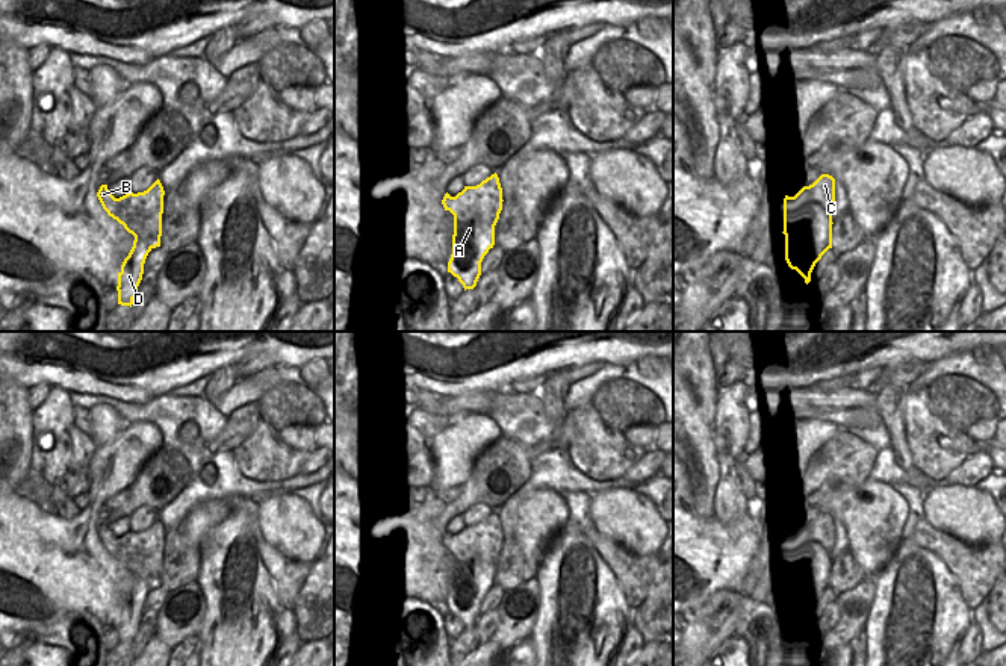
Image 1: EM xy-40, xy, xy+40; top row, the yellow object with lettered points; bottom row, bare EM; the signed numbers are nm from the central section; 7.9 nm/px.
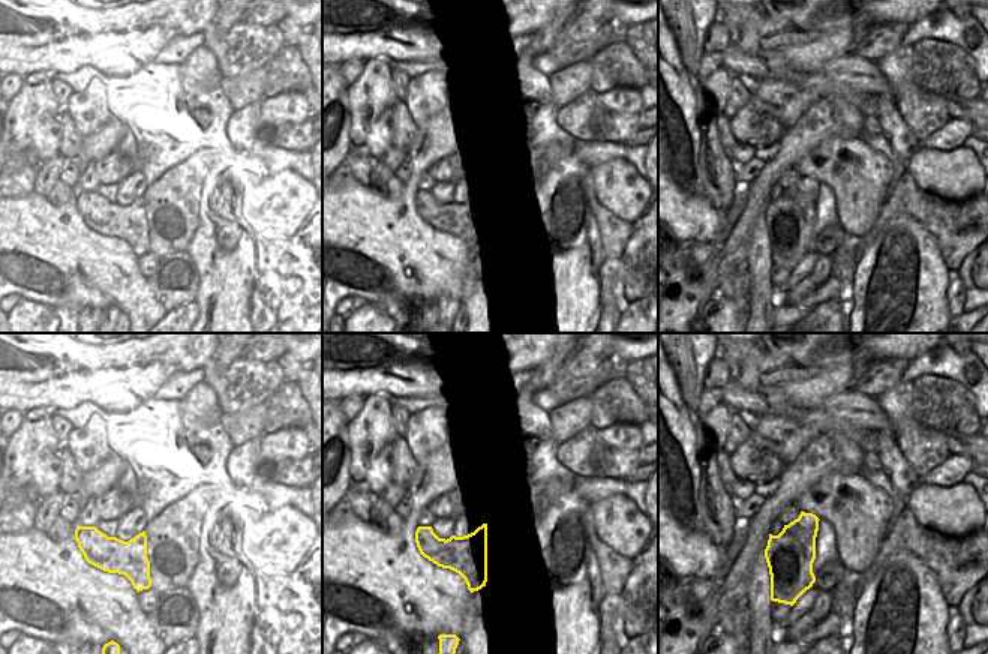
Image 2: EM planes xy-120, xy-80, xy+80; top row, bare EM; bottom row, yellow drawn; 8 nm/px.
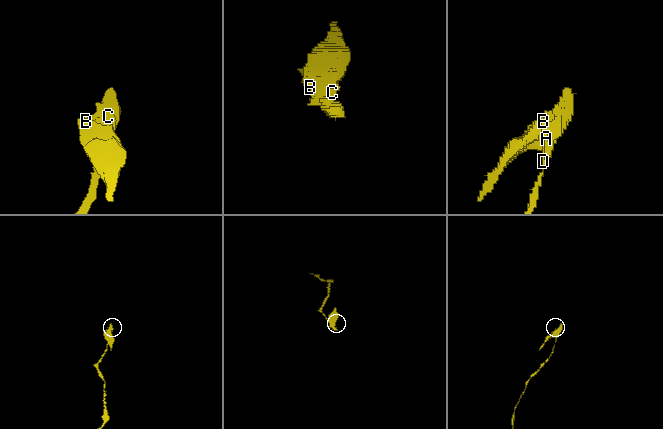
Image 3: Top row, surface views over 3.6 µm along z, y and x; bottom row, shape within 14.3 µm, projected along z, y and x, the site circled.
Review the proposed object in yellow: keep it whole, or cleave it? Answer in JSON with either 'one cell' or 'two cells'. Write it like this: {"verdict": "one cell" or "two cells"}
{"verdict": "two cells"}

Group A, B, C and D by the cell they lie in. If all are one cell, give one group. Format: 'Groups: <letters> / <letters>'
Groups: A C D / B.

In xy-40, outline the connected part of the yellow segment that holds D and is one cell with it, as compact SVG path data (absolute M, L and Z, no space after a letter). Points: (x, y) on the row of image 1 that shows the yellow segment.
M136 236L132 250L118 272L118 304L132 307L138 286L142 280L144 263L150 251L150 244Z

